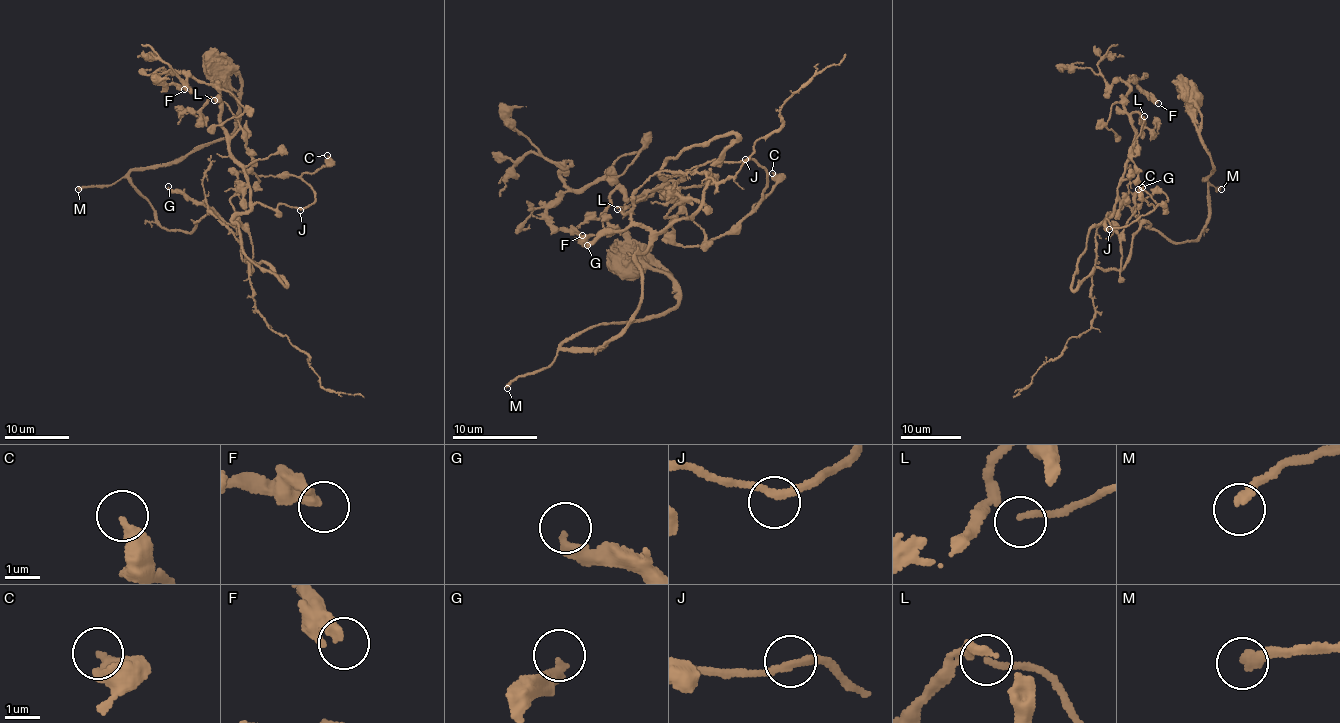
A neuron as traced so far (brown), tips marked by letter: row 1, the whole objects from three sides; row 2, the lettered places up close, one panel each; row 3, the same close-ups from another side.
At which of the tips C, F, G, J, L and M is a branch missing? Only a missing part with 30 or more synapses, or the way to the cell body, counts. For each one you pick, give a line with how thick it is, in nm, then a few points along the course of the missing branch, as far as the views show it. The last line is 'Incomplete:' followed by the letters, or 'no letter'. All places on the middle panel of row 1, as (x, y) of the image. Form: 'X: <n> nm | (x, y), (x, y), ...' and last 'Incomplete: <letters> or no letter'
G: 320 nm
Incomplete: G

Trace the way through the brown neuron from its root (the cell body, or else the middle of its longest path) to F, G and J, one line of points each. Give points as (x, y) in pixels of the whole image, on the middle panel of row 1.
F: (628, 259), (673, 310), (563, 349), (627, 323), (732, 133), (637, 196), (565, 191), (582, 235)
G: (628, 259), (671, 280), (673, 310), (594, 325), (563, 349), (602, 348), (627, 323), (650, 233), (587, 245)
J: (628, 259), (673, 310), (563, 349), (627, 323), (672, 206), (685, 246), (755, 209), (745, 159)

